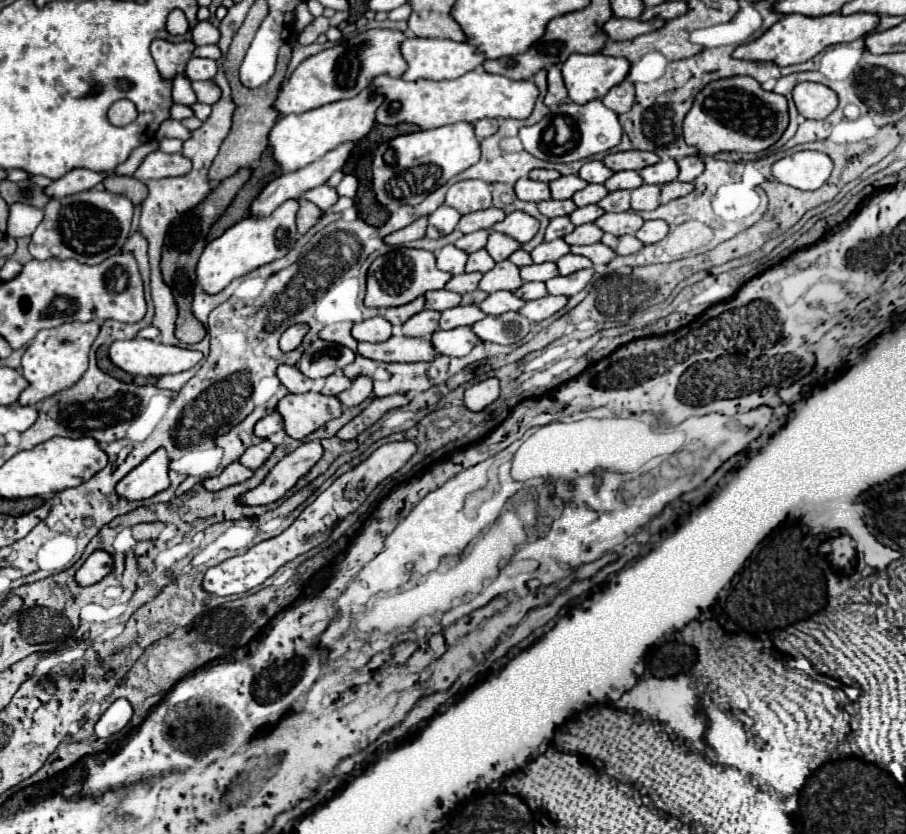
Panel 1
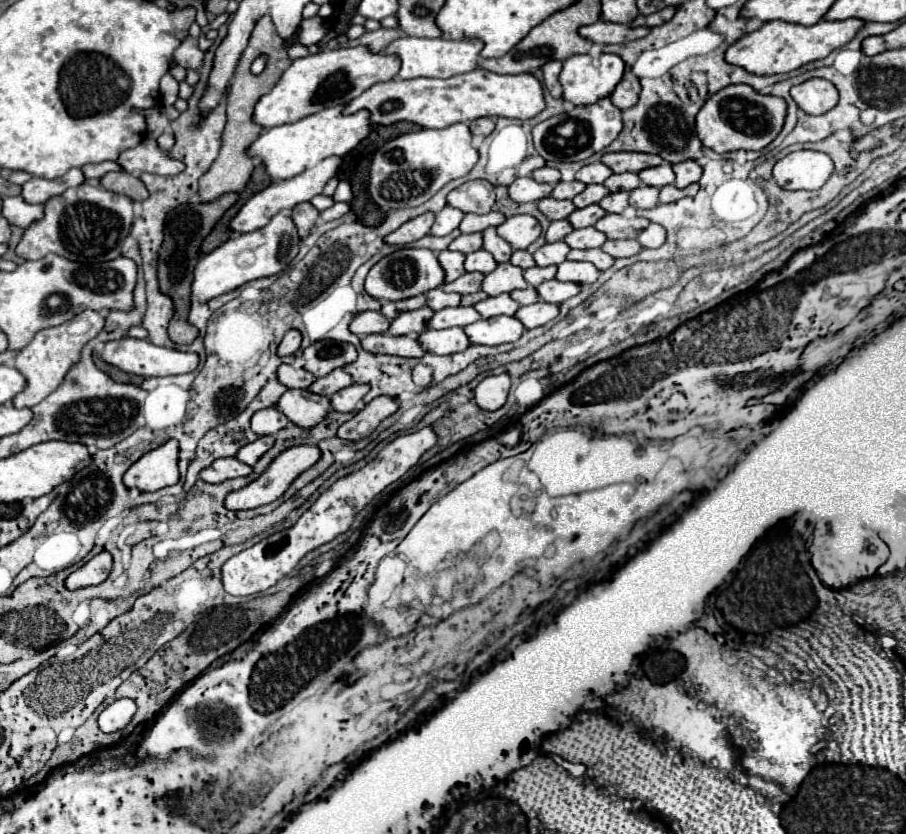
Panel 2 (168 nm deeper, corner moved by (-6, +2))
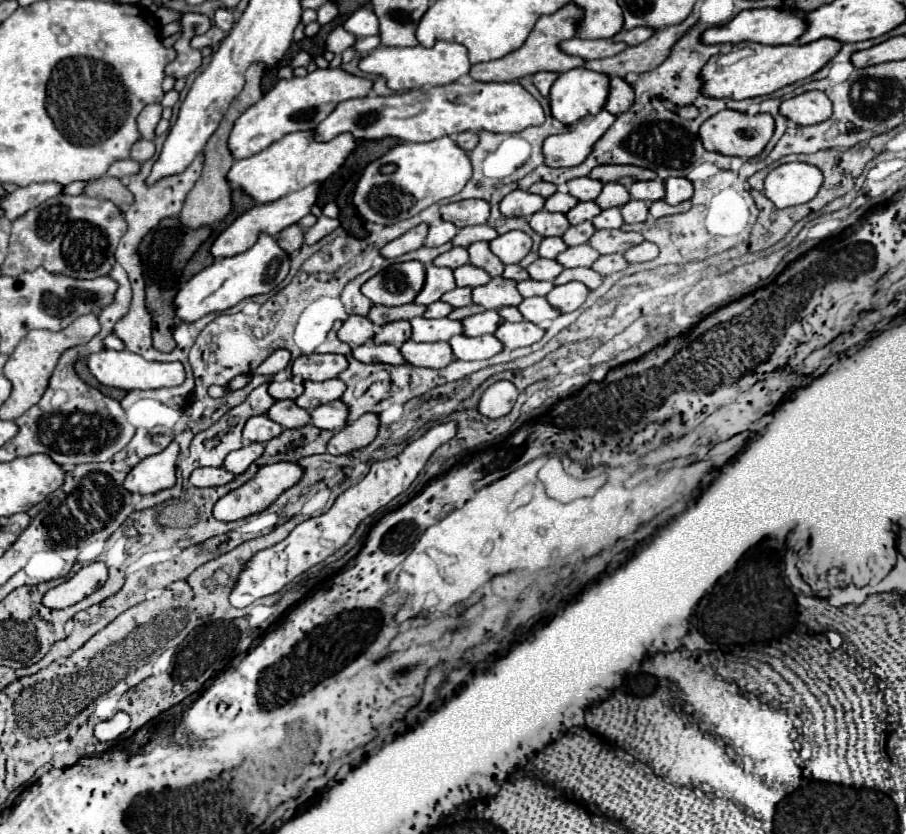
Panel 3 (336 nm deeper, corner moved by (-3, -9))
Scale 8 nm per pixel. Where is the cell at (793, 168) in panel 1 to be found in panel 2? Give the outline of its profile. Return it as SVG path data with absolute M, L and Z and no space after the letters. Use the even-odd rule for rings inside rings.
M794 151L774 165L772 177L782 189L820 189L830 179L832 171L834 163L826 153Z

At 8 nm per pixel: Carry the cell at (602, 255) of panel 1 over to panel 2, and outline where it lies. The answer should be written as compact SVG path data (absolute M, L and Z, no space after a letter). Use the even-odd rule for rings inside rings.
M572 249L568 253L568 261L588 261L592 263L598 271L606 271L608 267L614 265L614 259L604 253L602 249L586 249L586 251L580 251L580 249Z

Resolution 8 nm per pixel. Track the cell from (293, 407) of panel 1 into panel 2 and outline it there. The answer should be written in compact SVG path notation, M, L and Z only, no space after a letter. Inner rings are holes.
M288 389L276 403L276 409L284 413L294 425L310 429L328 415L330 399L314 395L308 389Z

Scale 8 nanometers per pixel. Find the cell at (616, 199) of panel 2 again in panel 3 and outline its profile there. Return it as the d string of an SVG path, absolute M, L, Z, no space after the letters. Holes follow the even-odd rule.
M607 208L607 210L603 210L599 216L593 218L593 226L597 230L603 230L603 228L621 228L623 226L621 208Z

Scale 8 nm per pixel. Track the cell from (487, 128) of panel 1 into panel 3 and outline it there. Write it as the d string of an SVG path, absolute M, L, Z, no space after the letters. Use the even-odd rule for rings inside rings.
M461 132L455 142L465 150L465 152L471 152L477 144L479 144L479 134L477 132Z

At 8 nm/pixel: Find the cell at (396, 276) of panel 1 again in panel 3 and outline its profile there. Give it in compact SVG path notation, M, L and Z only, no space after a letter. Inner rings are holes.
M417 260L393 264L361 286L361 292L381 306L403 306L415 300L425 286L425 266Z

